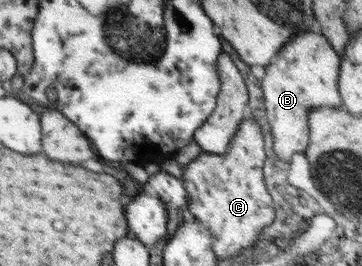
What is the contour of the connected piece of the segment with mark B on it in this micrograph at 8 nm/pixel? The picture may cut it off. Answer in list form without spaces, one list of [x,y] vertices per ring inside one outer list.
[[[317,31],[297,33],[287,45],[283,45],[283,53],[277,55],[279,57],[270,61],[271,65],[264,67],[260,88],[272,133],[272,150],[279,159],[289,163],[293,153],[303,152],[308,146],[308,111],[341,106],[340,93],[337,93],[337,65],[340,63],[337,52],[333,53],[333,47],[326,37],[317,35]]]

